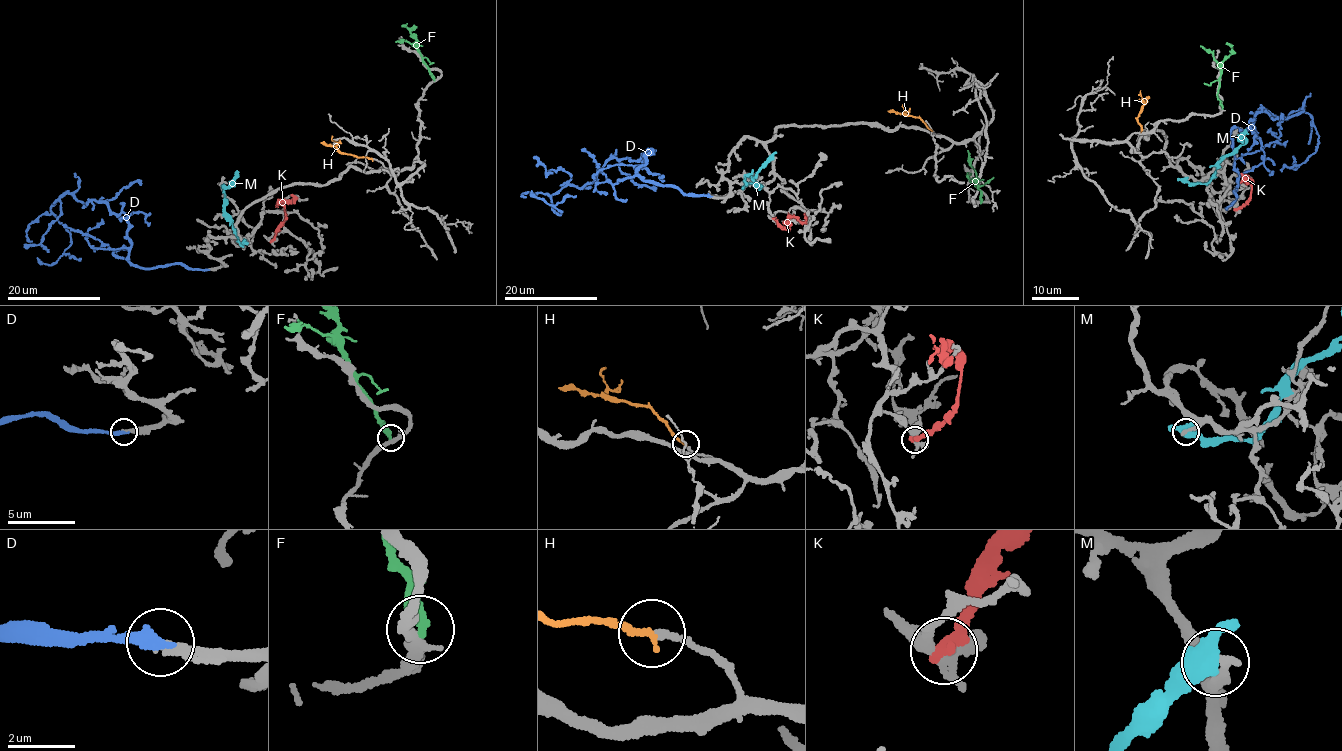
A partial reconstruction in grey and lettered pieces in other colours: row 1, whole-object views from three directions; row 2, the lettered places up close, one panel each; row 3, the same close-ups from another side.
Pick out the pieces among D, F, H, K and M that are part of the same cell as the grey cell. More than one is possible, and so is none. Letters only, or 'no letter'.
D, H

